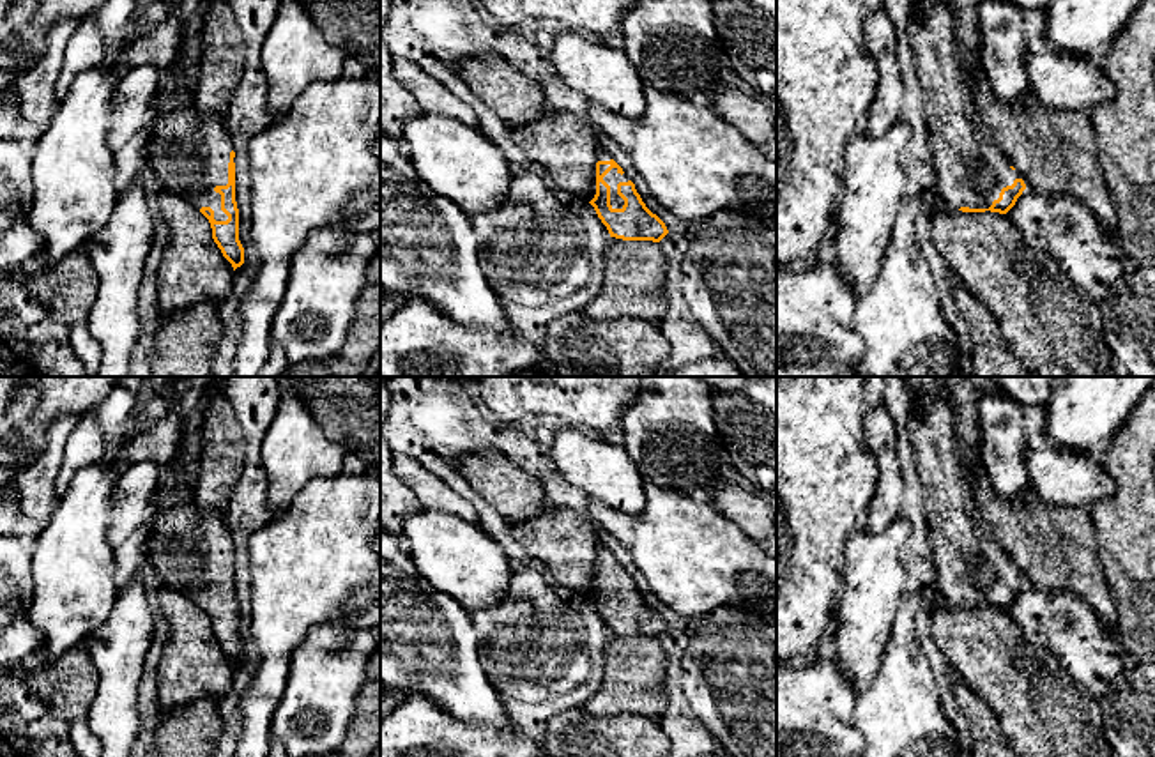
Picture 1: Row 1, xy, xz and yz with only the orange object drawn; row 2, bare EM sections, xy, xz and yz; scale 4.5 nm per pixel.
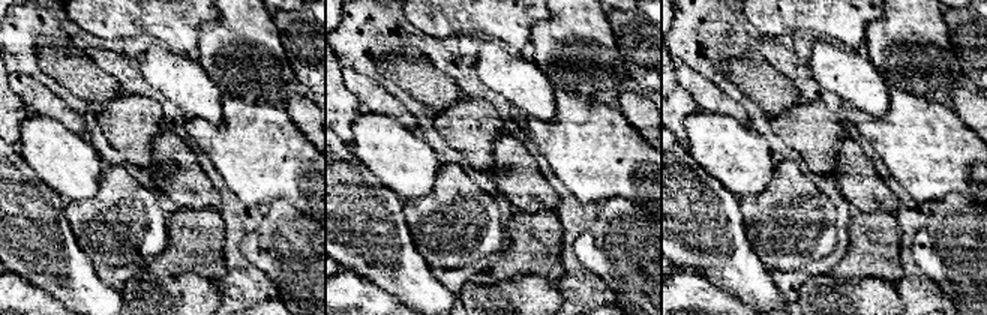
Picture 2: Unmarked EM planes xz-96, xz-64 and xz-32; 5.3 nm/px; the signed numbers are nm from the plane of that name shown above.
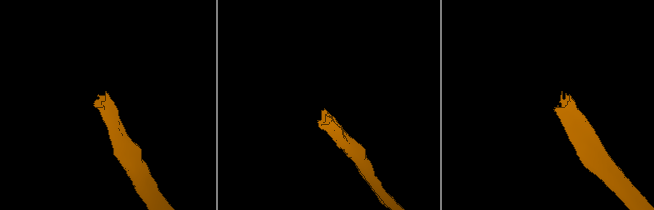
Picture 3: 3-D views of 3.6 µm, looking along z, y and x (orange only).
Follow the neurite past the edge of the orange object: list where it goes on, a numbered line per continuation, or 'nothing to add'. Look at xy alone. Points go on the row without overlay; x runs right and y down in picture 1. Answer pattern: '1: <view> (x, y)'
1: xy (188, 549)

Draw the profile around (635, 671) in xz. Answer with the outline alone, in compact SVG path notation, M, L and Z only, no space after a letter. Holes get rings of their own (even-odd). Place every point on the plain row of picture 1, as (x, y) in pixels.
M610 635L603 681L584 709L591 715L637 713L656 720L667 707L667 654L658 638Z

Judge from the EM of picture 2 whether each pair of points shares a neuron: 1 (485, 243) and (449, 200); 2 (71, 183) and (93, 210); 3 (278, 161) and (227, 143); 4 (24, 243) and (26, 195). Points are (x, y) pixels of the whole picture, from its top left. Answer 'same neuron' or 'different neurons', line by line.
1: same neuron
2: different neurons
3: same neuron
4: same neuron

